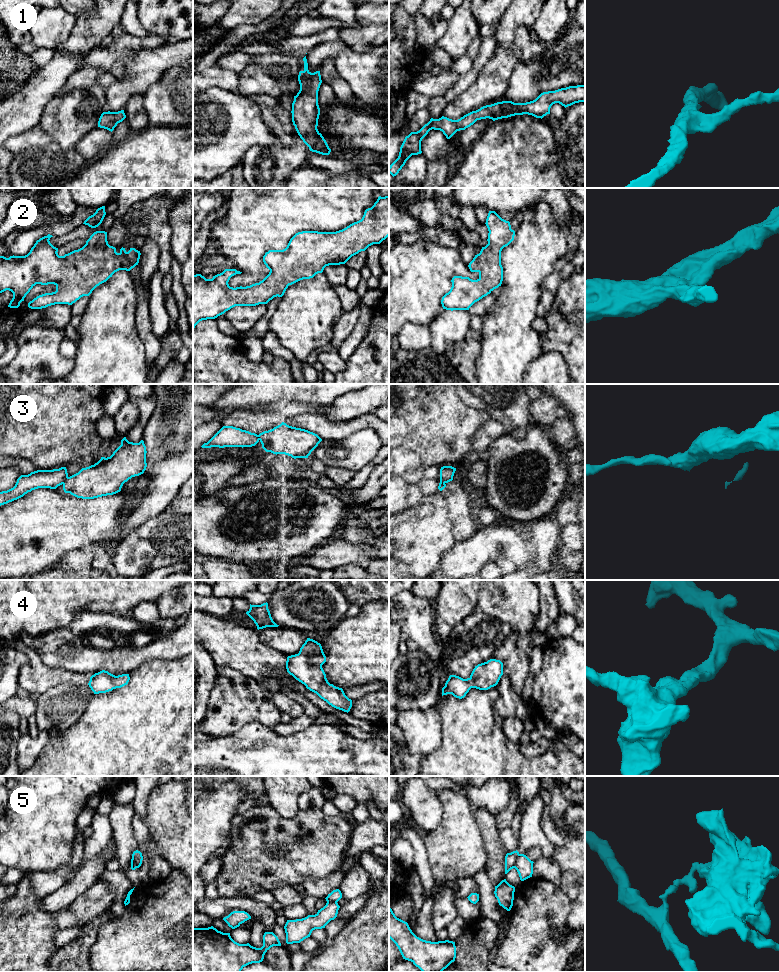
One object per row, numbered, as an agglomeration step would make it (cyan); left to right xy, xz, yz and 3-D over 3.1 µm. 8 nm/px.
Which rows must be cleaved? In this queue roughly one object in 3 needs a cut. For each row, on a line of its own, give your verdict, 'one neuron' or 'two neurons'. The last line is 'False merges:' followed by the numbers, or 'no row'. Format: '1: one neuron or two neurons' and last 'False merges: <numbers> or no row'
1: one neuron
2: one neuron
3: two neurons
4: one neuron
5: two neurons
False merges: 3, 5

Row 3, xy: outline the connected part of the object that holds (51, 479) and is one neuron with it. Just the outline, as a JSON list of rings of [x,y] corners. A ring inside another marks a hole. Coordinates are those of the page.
[[[66,467],[53,470],[37,470],[28,475],[21,475],[15,486],[0,492],[0,506],[23,497],[38,488],[56,489],[68,477]]]

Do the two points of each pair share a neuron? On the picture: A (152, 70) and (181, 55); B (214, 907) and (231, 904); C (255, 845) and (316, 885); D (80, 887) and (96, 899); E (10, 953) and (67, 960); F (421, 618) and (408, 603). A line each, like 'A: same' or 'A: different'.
A: same
B: same
C: different
D: different
E: different
F: same

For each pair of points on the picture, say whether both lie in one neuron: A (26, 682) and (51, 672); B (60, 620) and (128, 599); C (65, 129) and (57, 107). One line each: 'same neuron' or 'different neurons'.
A: same neuron
B: same neuron
C: same neuron

